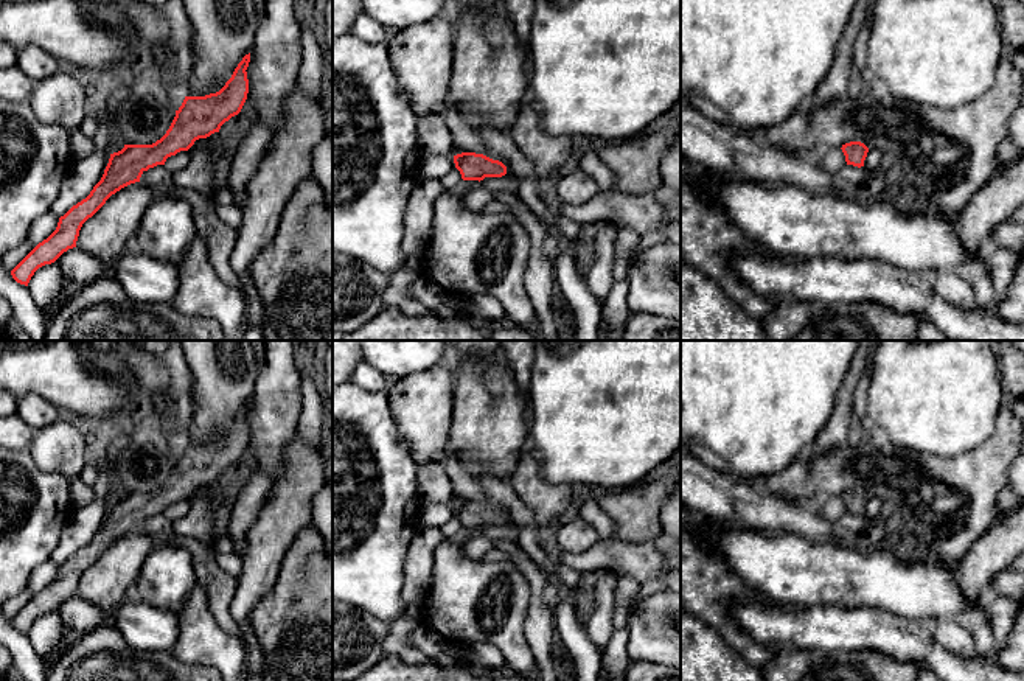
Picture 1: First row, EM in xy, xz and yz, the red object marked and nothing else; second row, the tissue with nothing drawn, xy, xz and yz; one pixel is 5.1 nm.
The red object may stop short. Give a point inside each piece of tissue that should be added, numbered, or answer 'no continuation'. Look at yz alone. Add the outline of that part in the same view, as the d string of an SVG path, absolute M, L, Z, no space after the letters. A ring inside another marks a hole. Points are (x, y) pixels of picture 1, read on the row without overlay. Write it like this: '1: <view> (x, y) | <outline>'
no continuation

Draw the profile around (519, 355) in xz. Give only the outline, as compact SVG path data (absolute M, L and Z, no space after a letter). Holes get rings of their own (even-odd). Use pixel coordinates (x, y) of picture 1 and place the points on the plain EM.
M500 340L500 351L511 367L517 389L528 398L535 340Z

